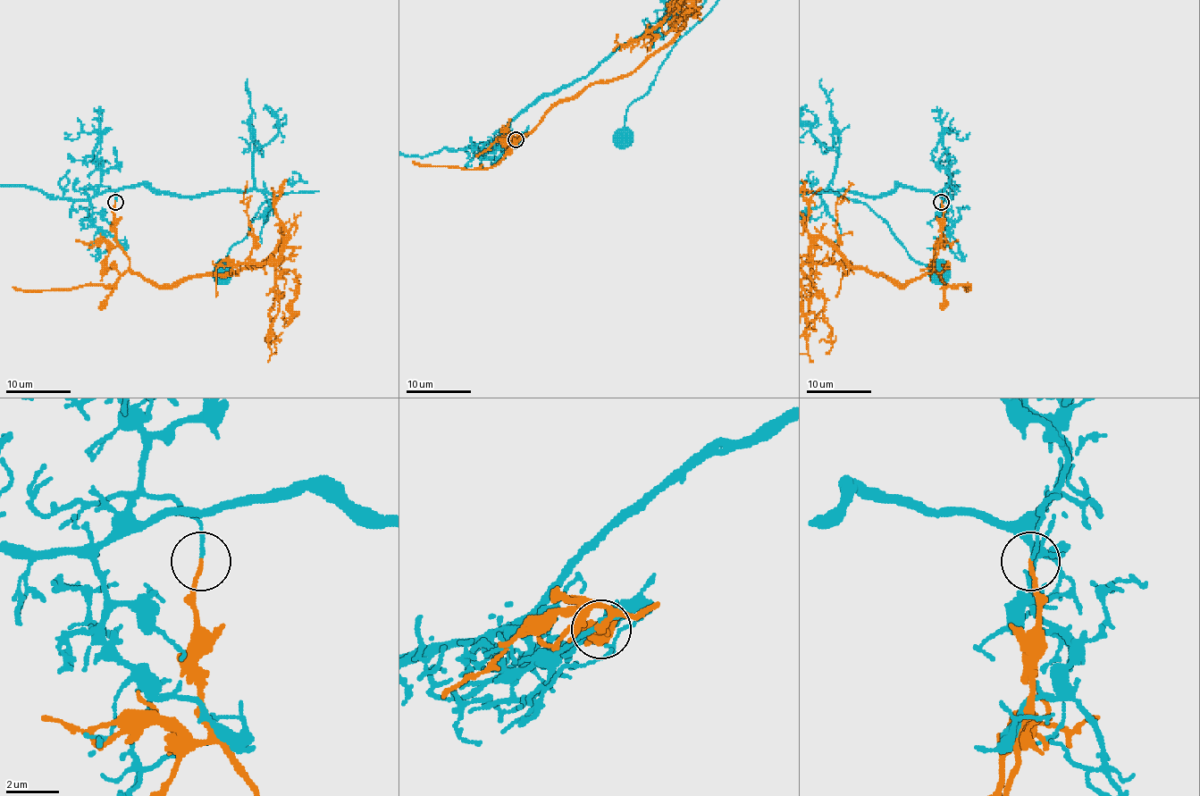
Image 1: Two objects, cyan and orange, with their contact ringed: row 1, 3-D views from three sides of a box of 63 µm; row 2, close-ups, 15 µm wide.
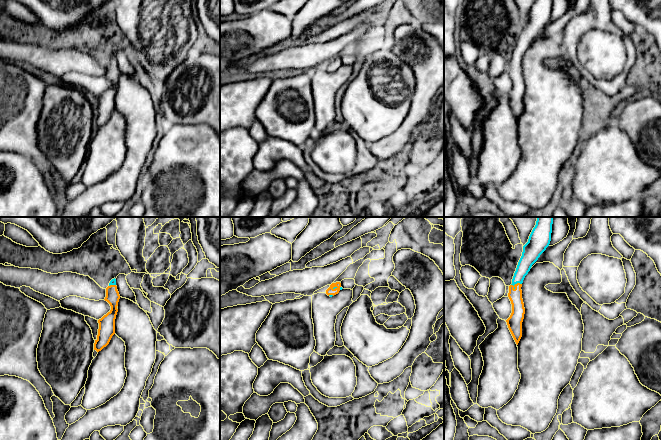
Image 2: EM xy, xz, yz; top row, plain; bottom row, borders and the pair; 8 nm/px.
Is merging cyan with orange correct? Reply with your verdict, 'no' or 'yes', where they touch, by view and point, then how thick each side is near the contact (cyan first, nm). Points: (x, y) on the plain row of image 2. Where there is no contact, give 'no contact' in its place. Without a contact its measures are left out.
no | yz (516, 59) | 130/110 nm

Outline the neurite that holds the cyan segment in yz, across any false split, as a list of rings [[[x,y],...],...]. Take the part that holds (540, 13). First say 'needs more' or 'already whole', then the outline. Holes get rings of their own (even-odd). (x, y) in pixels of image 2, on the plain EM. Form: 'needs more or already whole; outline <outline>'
already whole; outline [[[536,0],[528,18],[523,22],[522,32],[514,49],[512,60],[522,60],[525,52],[551,17],[552,0]]]

